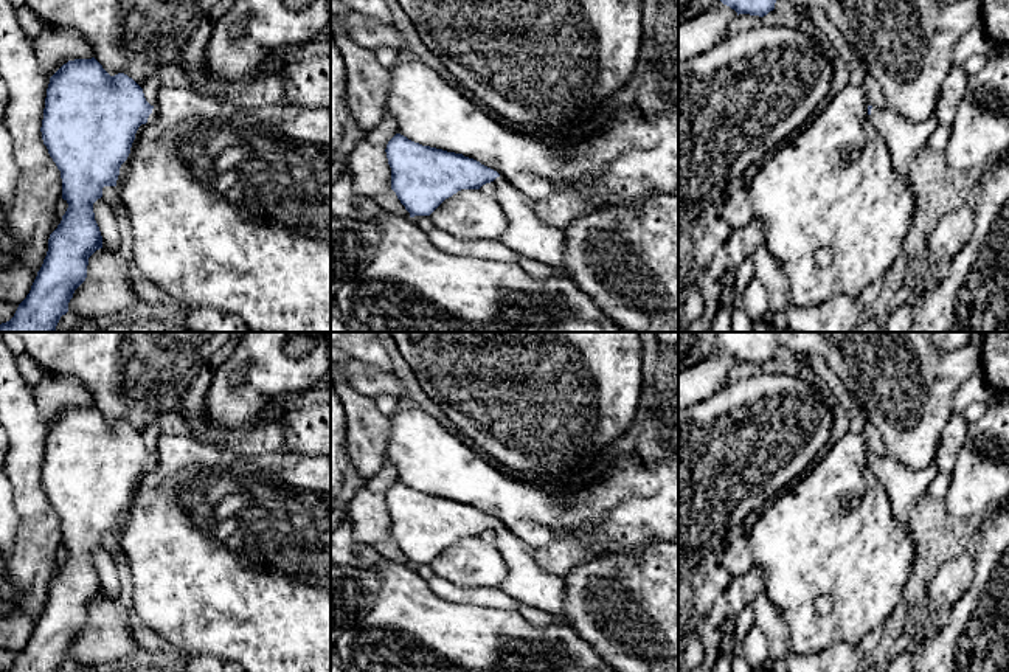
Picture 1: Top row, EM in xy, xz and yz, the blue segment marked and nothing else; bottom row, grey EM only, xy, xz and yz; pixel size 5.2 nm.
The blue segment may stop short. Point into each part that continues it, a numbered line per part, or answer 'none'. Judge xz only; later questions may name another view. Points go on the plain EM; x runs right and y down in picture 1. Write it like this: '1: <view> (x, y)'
1: xz (527, 582)

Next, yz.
1: yz (904, 486)

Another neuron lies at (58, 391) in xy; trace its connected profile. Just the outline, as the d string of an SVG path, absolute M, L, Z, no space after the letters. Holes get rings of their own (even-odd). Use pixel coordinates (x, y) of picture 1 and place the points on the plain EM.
M45 372L33 393L47 425L68 408L93 405L93 393L87 383L70 372Z

